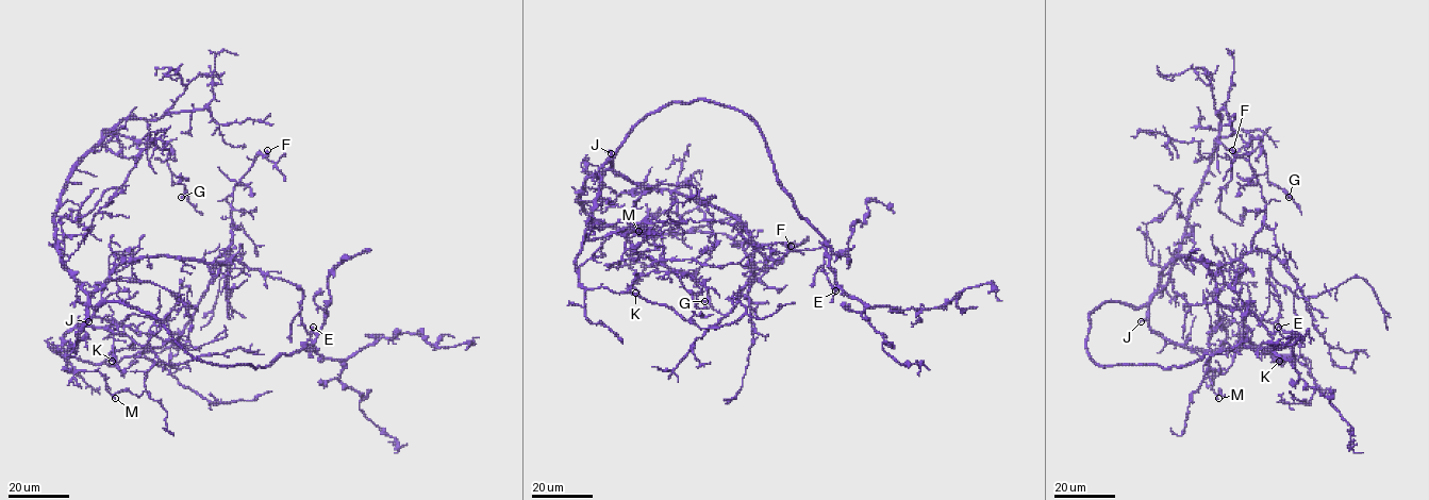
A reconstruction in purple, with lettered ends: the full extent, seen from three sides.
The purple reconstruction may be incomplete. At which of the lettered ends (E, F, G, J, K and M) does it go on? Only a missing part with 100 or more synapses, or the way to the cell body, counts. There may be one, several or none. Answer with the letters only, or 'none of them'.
J

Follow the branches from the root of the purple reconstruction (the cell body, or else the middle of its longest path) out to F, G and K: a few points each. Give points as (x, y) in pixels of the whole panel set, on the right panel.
F: (1094, 312), (1108, 301), (1146, 304), (1178, 256), (1226, 264), (1251, 250), (1265, 201), (1248, 156), (1232, 150)
G: (1094, 312), (1149, 301), (1220, 136), (1243, 130), (1259, 138), (1267, 180), (1289, 197)
K: (1094, 312), (1108, 301), (1145, 306), (1149, 327), (1168, 340), (1199, 349), (1261, 347), (1281, 366), (1279, 361)

